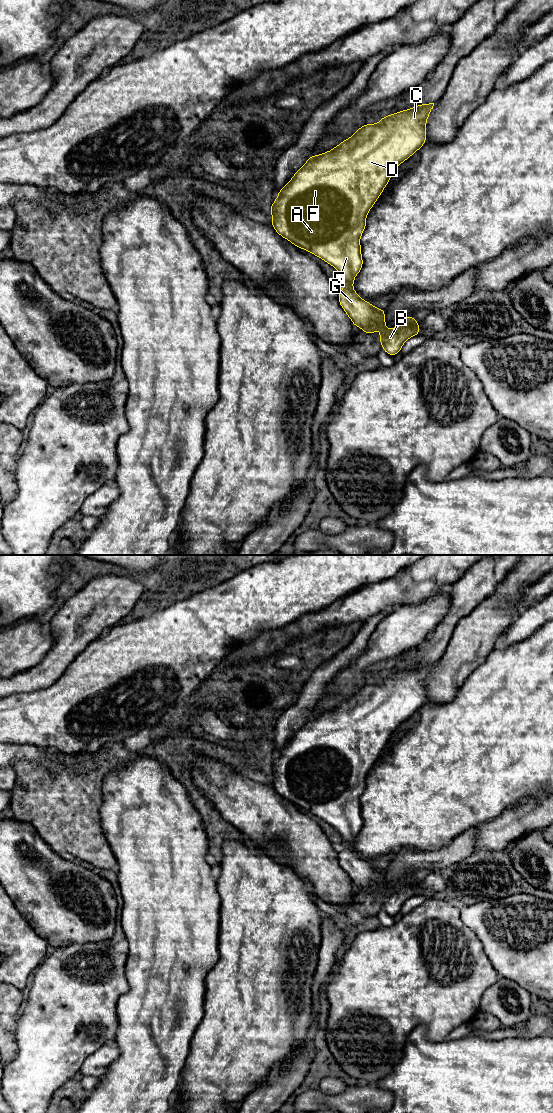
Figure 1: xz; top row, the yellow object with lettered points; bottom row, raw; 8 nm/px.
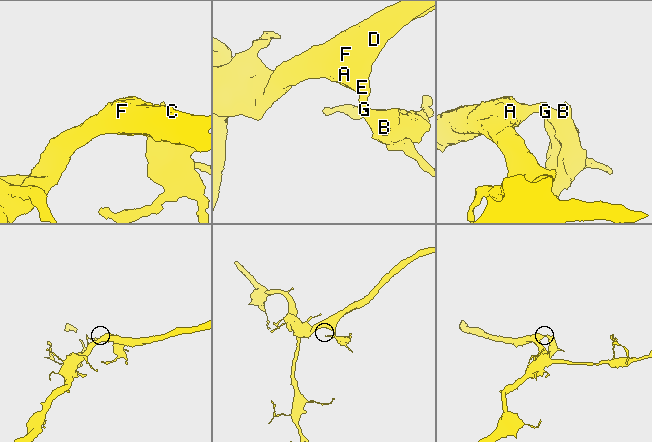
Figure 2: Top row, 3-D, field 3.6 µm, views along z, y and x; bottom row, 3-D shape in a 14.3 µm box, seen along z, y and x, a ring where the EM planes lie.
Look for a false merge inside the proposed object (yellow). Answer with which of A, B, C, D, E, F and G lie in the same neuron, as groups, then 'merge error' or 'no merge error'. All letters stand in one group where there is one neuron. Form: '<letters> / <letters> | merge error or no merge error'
A B C D E F G | no merge error

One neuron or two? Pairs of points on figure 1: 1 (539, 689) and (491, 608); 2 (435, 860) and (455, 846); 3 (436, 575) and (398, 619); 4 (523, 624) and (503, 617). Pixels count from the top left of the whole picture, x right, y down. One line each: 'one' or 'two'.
1: two
2: one
3: two
4: two

